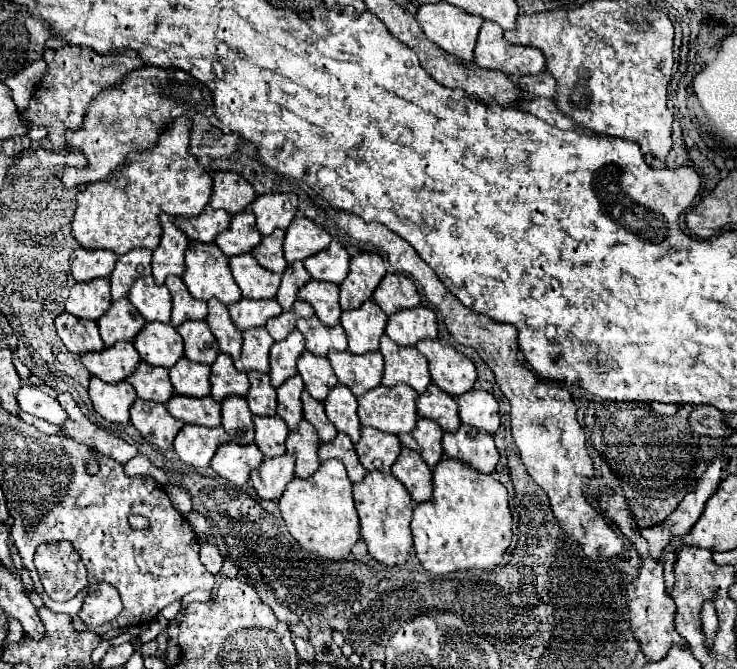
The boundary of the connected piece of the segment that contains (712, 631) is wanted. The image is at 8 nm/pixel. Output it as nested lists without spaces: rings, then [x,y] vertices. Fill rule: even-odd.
[[[706,600],[704,606],[702,606],[702,632],[704,632],[704,648],[712,648],[712,642],[714,642],[714,636],[718,632],[718,614],[716,614],[716,606],[714,606],[714,600]]]

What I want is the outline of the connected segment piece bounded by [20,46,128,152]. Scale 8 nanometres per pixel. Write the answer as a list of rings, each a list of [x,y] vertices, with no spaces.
[[[64,46],[60,50],[48,48],[44,52],[44,60],[48,64],[48,72],[38,84],[38,90],[34,92],[28,108],[22,110],[20,116],[26,122],[44,126],[52,142],[52,151],[64,152],[66,132],[80,128],[90,102],[100,92],[120,86],[122,80],[126,78],[128,68],[120,62],[120,56],[116,54],[102,56],[90,48],[78,48],[78,46]]]

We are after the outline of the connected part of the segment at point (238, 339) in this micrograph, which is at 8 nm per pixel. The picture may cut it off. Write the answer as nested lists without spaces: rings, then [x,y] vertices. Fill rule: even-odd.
[[[208,300],[208,326],[214,332],[218,346],[222,352],[226,352],[232,360],[240,358],[240,350],[242,350],[242,332],[238,332],[238,328],[234,328],[230,314],[228,314],[228,306],[222,304],[220,300]]]

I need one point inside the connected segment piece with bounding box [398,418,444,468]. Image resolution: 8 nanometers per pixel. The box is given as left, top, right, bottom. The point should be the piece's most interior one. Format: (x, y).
(426, 438)

